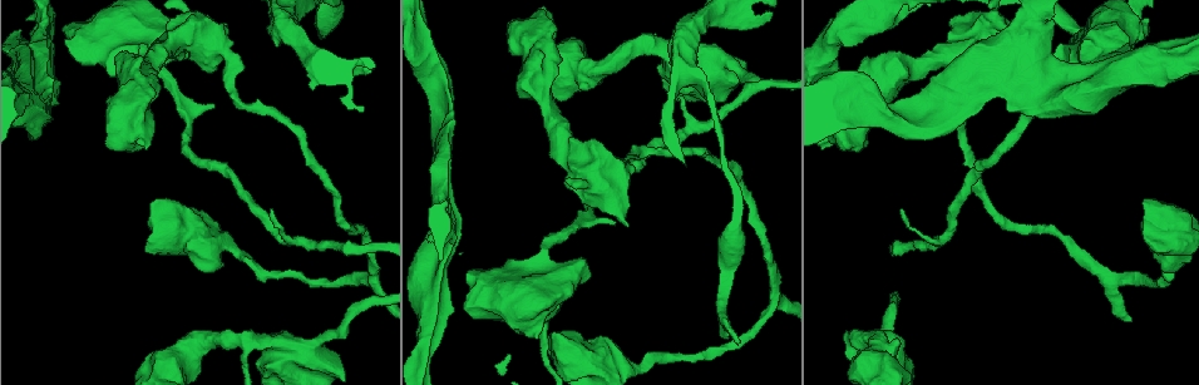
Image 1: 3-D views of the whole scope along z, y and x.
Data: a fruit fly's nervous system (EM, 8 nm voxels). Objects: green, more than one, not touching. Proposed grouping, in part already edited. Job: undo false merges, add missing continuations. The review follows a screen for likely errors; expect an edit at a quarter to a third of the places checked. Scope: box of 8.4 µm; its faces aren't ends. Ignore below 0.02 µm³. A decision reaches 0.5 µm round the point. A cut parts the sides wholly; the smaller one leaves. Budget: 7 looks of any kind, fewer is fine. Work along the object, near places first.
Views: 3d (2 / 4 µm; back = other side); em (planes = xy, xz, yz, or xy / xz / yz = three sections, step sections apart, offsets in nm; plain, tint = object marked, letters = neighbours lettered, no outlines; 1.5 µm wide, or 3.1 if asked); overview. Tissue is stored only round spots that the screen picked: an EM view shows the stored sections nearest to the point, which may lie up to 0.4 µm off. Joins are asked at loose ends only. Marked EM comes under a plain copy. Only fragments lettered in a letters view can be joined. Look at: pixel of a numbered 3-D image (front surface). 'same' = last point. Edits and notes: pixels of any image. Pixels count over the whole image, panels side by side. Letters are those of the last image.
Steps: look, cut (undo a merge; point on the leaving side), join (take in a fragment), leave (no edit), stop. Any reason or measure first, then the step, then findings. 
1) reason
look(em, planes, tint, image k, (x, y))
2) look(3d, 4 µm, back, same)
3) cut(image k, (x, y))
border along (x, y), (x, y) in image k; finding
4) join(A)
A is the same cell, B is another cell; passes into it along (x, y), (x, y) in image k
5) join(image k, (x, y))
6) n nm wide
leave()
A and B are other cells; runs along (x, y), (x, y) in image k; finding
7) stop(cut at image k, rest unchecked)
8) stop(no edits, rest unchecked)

look(em, yz, step 4, letters, image 1, (724, 335))

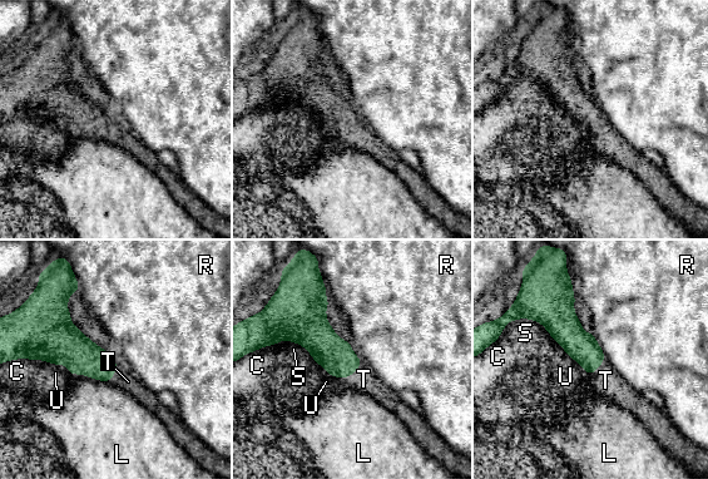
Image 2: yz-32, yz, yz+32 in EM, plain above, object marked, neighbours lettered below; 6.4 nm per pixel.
look(em, planes, letters, same)

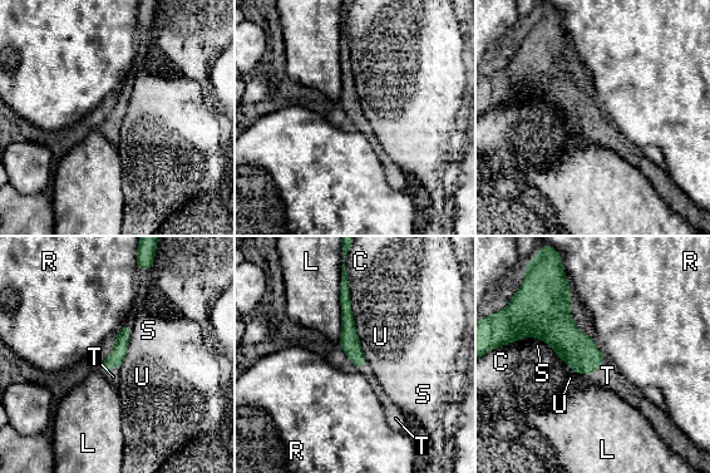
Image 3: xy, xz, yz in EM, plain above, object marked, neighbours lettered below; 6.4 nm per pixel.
join(T)
T is the same cell, C, L, R, S and U are other cells; the neuron continues

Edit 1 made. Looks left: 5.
see it whole again
look(overview)

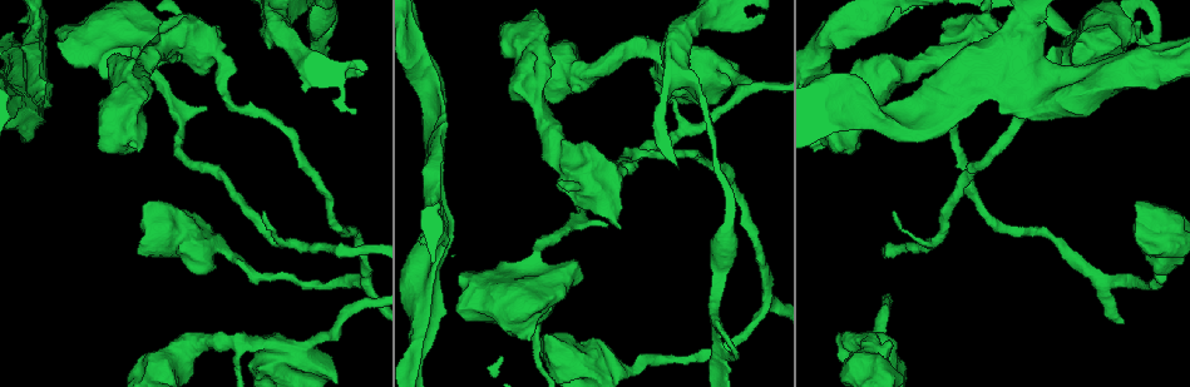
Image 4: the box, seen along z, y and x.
free end
look(em, planes, letters, image 4, (553, 337))

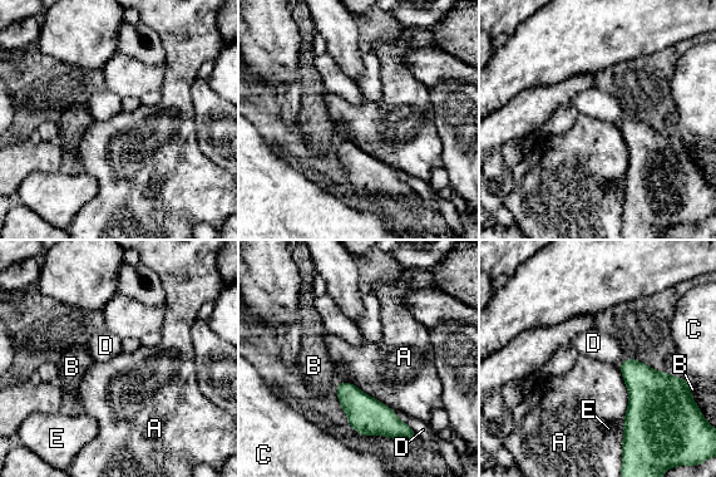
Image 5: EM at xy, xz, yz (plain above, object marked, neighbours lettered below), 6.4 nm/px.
leave()
A, B, C, D and E are other cells; border along (386, 406), (418, 434) in image 5; no lettered fragment goes on from it

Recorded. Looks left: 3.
free end
look(em, planes, letters, image 4, (582, 276))

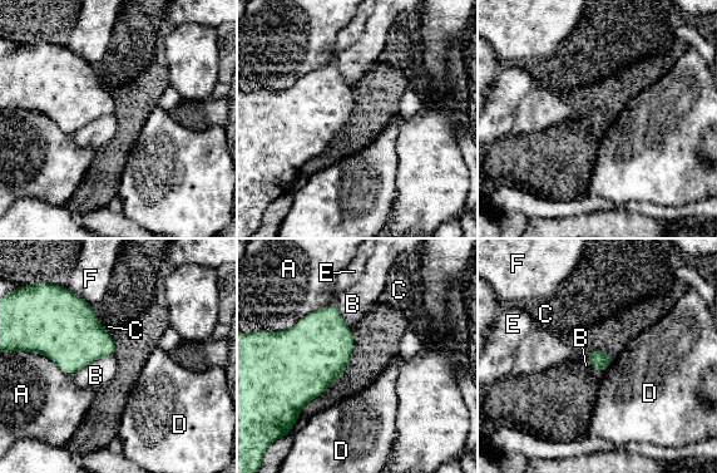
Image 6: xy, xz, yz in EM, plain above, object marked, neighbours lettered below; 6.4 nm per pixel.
leave()
A, B, C, D, E and F are other cells; border along (613, 358), (601, 372) in image 6; none of them fits

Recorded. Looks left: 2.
stop(join at image 3, rest unchecked)

